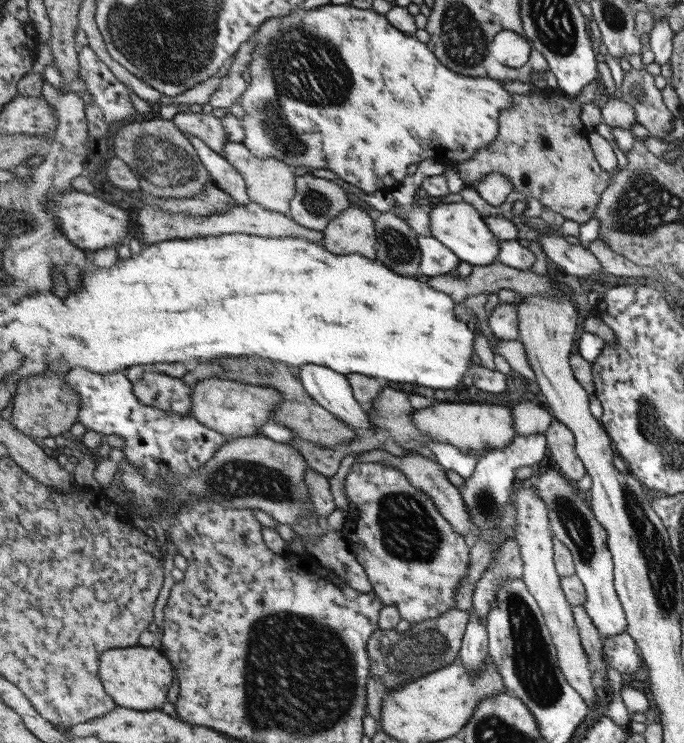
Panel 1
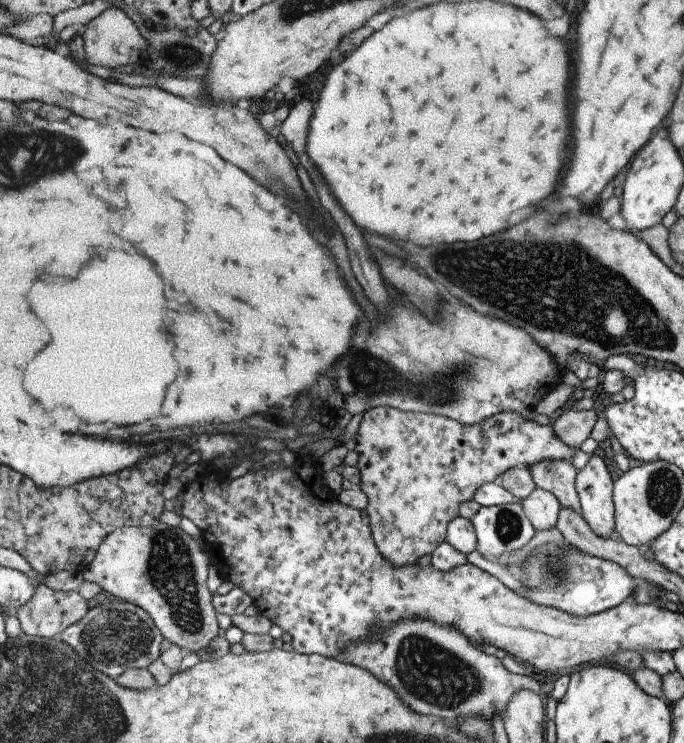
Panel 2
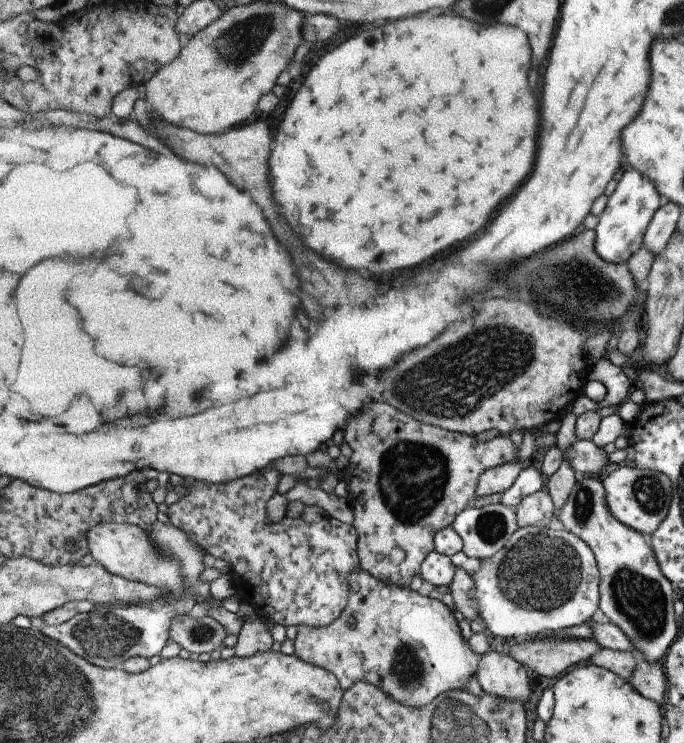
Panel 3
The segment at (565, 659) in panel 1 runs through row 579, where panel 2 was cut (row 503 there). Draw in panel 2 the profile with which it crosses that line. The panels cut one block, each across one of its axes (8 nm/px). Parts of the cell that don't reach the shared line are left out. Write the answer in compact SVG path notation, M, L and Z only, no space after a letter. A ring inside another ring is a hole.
M535 488L523 500L523 508L525 508L527 520L531 522L531 526L535 530L547 530L547 528L551 528L551 526L557 524L561 504L559 504L559 500L551 492Z

